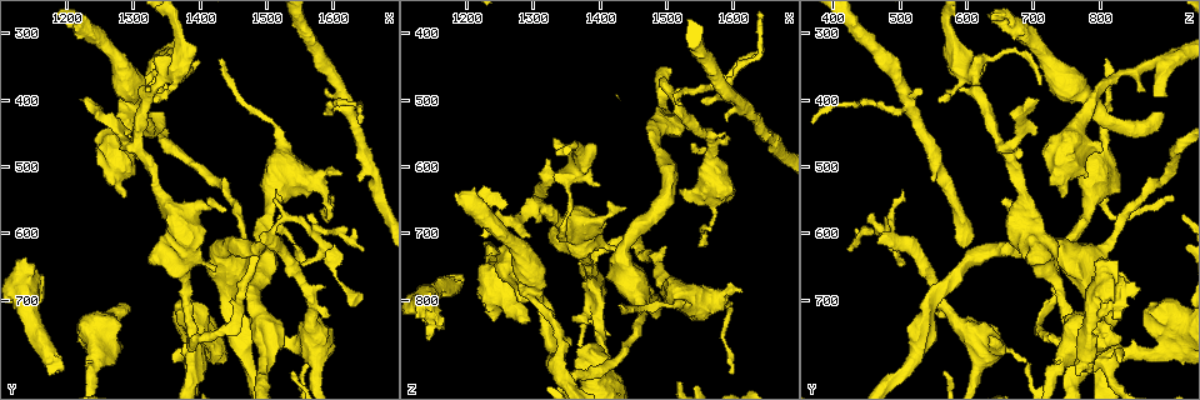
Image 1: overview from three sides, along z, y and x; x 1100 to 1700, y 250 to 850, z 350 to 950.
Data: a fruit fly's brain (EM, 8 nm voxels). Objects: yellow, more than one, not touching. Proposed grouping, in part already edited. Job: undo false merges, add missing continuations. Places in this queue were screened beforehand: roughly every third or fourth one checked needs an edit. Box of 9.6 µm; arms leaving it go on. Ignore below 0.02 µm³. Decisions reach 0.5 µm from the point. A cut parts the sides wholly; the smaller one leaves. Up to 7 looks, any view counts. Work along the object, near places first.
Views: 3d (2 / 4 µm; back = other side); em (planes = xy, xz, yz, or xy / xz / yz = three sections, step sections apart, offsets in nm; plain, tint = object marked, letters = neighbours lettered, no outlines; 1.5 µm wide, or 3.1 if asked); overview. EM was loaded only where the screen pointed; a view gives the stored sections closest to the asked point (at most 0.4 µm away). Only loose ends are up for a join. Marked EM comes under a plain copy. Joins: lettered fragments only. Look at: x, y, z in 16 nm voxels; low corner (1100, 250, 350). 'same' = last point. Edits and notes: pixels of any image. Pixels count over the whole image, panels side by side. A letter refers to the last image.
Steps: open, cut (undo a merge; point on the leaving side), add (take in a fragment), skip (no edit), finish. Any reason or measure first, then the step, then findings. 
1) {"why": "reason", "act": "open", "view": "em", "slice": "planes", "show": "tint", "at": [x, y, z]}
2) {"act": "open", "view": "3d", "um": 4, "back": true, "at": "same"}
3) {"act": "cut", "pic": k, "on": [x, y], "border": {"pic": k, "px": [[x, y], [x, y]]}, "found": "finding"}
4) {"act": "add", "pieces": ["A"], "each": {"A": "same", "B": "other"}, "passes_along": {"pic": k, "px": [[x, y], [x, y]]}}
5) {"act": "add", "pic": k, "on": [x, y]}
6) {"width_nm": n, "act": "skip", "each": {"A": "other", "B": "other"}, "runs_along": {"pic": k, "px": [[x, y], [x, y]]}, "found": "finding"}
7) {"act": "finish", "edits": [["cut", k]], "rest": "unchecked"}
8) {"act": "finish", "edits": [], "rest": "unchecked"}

{"act": "open", "view": "3d", "um": 2, "back": true, "at": [1490, 615, 465]}

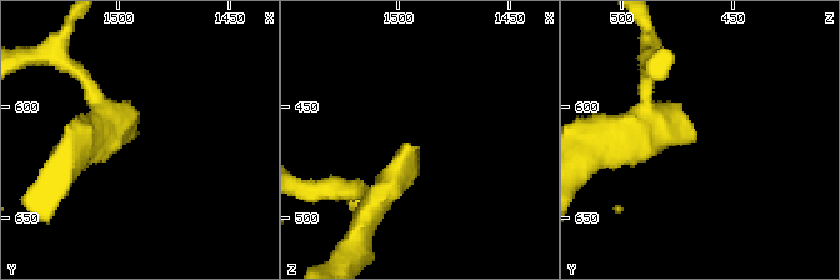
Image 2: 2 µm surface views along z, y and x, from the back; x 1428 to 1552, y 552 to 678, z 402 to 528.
{"act": "open", "view": "em", "slice": "planes", "show": "tint", "at": [1493, 614, 465]}

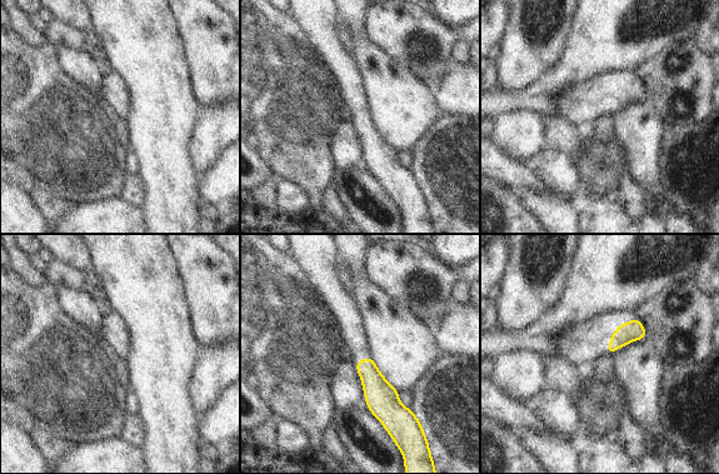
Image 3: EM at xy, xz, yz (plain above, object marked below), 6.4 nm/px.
{"act": "open", "view": "em", "slice": "planes", "show": "letters", "at": "same"}

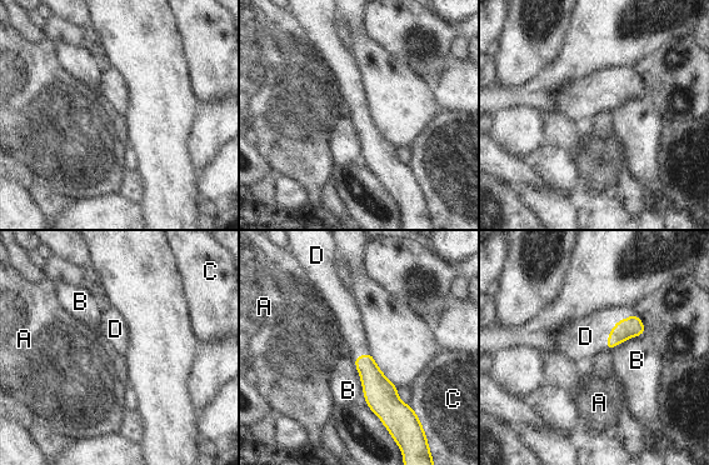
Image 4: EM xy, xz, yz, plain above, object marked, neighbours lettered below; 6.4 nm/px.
{"act": "add", "pieces": ["D"], "each": {"A": "other", "B": "other", "C": "other", "D": "same"}, "passes_along": {"pic": 4, "px": [[632, 326], [614, 328], [585, 336]]}, "found": "the cell continues"}

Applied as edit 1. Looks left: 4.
{"why": "see it whole again", "act": "open", "view": "overview"}

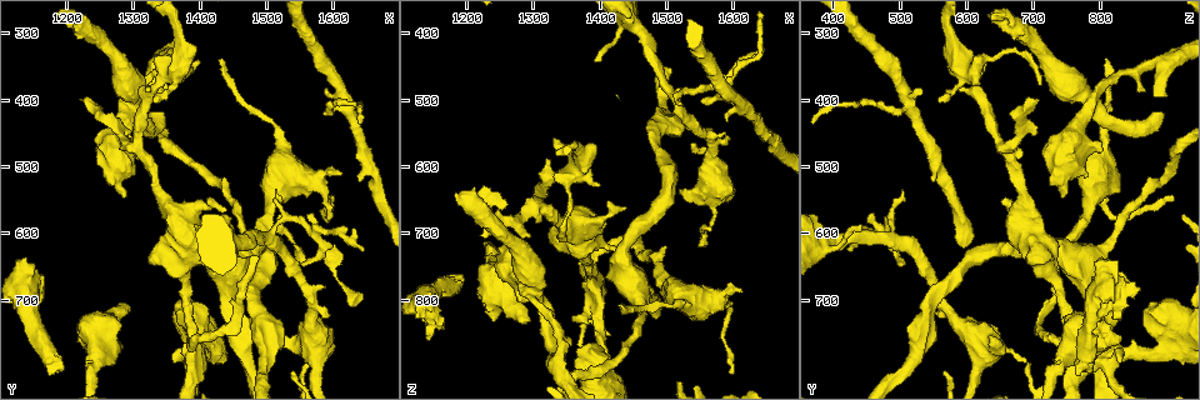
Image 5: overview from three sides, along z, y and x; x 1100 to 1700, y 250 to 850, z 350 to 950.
{"why": "arms part here", "act": "open", "view": "em", "slice": "xz", "step": 4, "show": "letters", "at": [1615, 405, 510]}

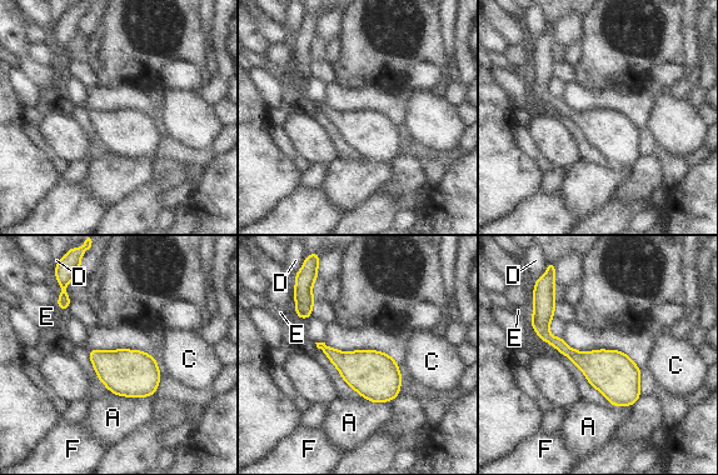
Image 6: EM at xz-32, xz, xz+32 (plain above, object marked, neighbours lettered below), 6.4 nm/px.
{"longest_contact_nm": ["A", 260], "act": "skip", "each": {"A": "other", "C": "other", "D": "other", "E": "other", "F": "other"}, "runs_along": {"pic": 6, "px": [[541, 318], [553, 341], [637, 394]]}, "found": "all the same cell"}

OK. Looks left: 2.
{"why": "stops while still wide", "act": "open", "view": "em", "slice": "planes", "show": "letters", "at": [1180, 815, 770]}

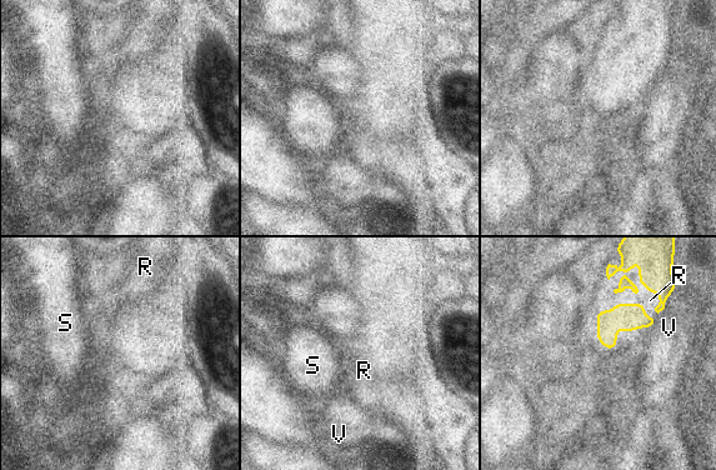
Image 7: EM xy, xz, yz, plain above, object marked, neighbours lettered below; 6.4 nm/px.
{"act": "skip", "each": {"R": "other", "S": "other", "V": "other"}, "border": {"pic": 7, "px": [[612, 290], [639, 291]]}, "found": "none of them fits"}

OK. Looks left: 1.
{"act": "finish", "edits": [["add", 4]], "rest": "unchecked"}

